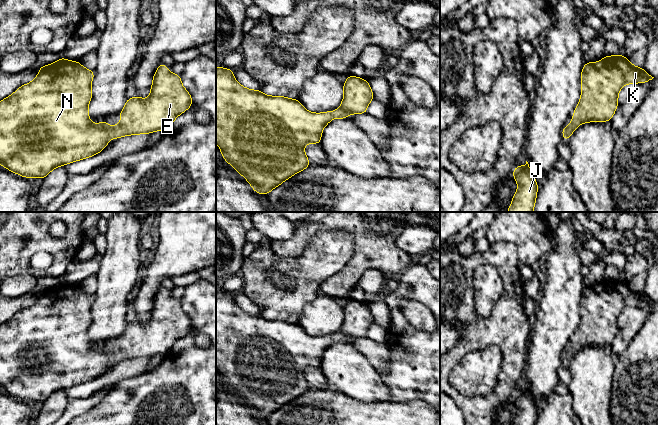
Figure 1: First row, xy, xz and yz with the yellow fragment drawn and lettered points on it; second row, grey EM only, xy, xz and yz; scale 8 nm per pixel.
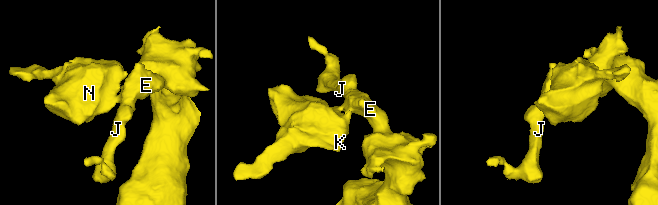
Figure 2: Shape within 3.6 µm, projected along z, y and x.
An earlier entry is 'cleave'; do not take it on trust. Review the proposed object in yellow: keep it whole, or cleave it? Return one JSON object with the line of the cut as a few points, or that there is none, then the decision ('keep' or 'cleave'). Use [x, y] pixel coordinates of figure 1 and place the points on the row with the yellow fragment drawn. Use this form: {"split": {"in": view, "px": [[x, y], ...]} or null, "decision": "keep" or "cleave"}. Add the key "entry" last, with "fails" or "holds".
{"split": null, "decision": "keep", "entry": "fails"}

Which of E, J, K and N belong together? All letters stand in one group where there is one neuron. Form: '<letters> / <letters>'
E J K N

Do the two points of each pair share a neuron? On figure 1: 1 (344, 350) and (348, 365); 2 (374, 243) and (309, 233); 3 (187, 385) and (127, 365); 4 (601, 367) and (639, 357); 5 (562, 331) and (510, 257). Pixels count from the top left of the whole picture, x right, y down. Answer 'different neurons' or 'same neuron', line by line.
1: same neuron
2: same neuron
3: different neurons
4: different neurons
5: different neurons

